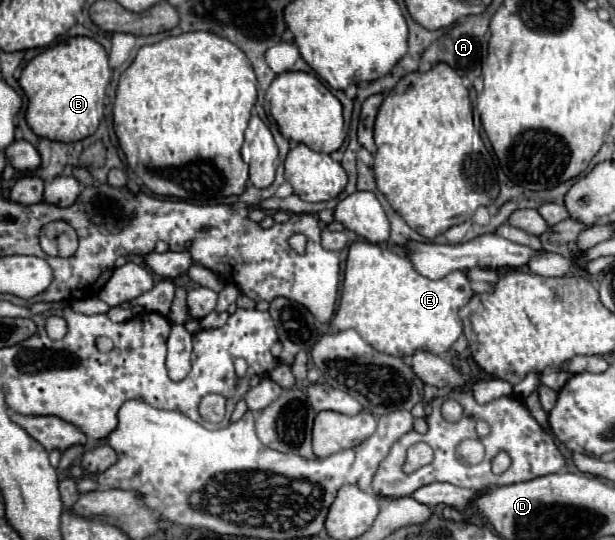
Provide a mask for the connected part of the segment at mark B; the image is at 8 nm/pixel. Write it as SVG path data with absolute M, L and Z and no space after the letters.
M75 36L45 48L27 62L19 78L19 86L29 98L27 122L31 130L57 142L77 142L91 136L103 118L103 98L111 74L107 52L93 38Z

